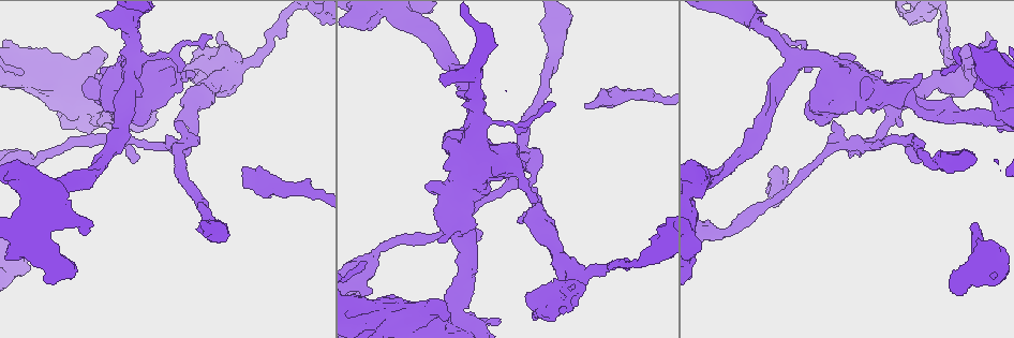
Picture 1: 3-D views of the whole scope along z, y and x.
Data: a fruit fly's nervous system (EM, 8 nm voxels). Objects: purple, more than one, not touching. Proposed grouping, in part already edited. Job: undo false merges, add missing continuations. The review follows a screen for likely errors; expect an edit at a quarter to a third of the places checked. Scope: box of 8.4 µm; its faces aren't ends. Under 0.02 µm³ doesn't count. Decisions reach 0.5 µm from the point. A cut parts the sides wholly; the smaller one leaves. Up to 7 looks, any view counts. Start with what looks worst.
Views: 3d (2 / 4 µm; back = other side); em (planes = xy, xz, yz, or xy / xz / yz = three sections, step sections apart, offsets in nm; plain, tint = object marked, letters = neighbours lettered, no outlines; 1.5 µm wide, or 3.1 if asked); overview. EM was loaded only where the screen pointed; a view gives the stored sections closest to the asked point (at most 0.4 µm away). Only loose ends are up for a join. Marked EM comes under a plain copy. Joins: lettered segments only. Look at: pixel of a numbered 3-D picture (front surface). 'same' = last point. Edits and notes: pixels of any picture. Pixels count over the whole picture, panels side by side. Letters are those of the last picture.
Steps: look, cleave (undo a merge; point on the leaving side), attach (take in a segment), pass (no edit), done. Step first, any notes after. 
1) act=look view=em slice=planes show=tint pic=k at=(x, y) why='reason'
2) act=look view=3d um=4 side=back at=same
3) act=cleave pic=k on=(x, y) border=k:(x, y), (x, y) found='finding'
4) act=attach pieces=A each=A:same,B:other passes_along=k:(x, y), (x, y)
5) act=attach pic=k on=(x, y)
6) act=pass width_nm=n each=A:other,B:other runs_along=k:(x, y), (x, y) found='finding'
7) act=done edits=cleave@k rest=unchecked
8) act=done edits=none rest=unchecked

act=look view=3d um=4 pic=1 at=(992, 274) why='stops while still wide'

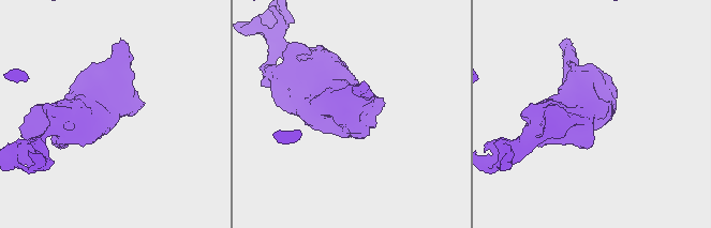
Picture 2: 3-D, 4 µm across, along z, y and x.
act=look view=em slice=planes show=tint pic=2 at=(130, 115) why='need the tissue'

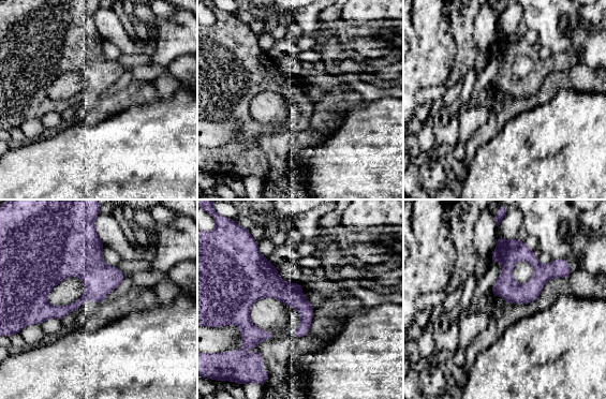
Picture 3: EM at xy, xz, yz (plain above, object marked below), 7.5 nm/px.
act=look view=em slice=planes show=letters at=same

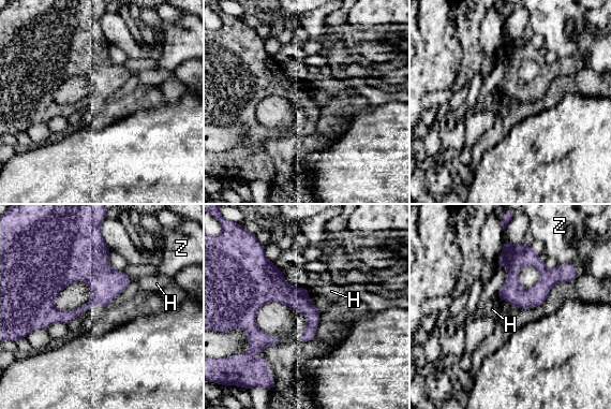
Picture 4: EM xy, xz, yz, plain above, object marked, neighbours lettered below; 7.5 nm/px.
act=pass longest_contact=Z:120nm each=H:other,Z:other runs_along=4:(509, 246), (549, 275), (574, 276) found='none of them fits'

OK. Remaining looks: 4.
act=look view=em slice=yz step=8 show=tint pic=1 at=(129, 158) why='free end'

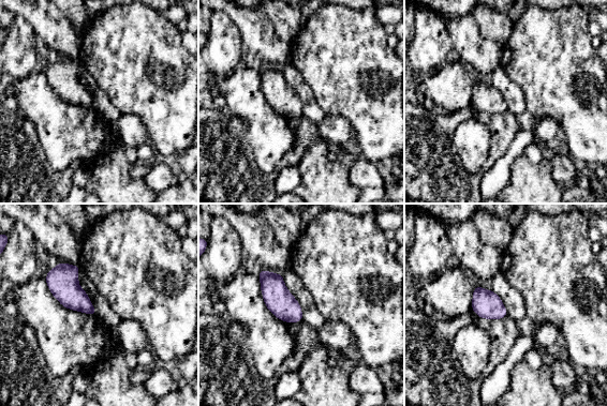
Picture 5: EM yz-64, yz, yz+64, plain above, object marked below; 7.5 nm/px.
act=look view=em slice=planes show=letters at=same

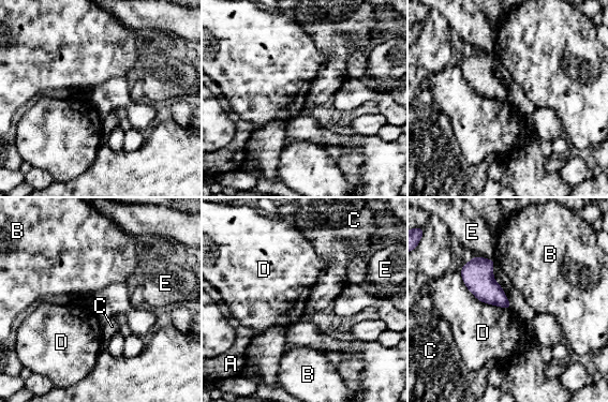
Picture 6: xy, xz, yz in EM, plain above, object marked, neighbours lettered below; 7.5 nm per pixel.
act=pass each=A:other,B:other,C:other,D:other,E:other border=6:(459, 271), (476, 298), (509, 309) found='none of them fits'

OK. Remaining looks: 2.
act=done edits=none rest=unchecked

